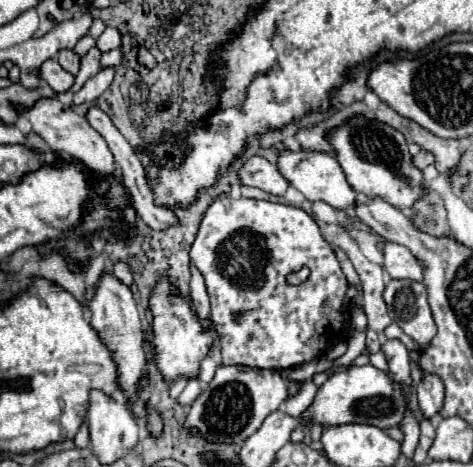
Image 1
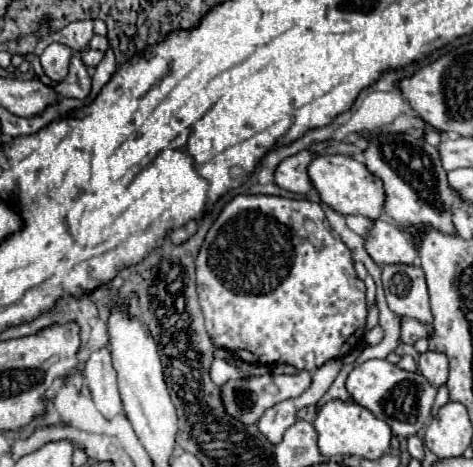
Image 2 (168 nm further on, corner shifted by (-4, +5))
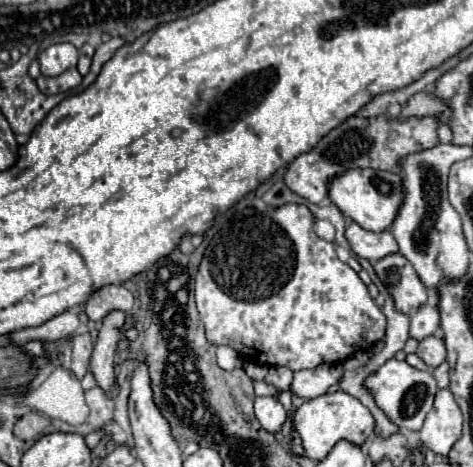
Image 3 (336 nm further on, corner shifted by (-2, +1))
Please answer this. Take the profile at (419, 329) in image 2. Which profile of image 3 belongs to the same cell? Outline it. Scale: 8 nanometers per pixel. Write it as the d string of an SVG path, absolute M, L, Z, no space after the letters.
M430 301L422 307L418 307L418 311L412 311L410 337L420 341L428 335L434 335L438 327L440 327L440 307L436 301Z

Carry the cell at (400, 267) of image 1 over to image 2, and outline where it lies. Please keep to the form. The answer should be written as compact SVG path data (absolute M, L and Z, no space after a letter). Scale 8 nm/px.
M380 219L374 223L370 237L366 239L366 251L378 265L414 265L418 257L412 241L404 235L404 231L400 231L396 223Z

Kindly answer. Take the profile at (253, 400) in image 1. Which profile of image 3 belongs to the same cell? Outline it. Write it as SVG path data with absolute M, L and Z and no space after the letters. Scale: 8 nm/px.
M322 363L314 369L296 371L292 381L292 393L304 399L314 399L318 395L328 393L332 385L338 385L342 375L344 375L342 363Z

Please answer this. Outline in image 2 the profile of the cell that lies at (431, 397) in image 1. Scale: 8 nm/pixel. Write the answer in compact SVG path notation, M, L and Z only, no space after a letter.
M432 351L422 353L418 361L418 369L436 389L444 385L448 379L448 359L442 353L432 353Z

